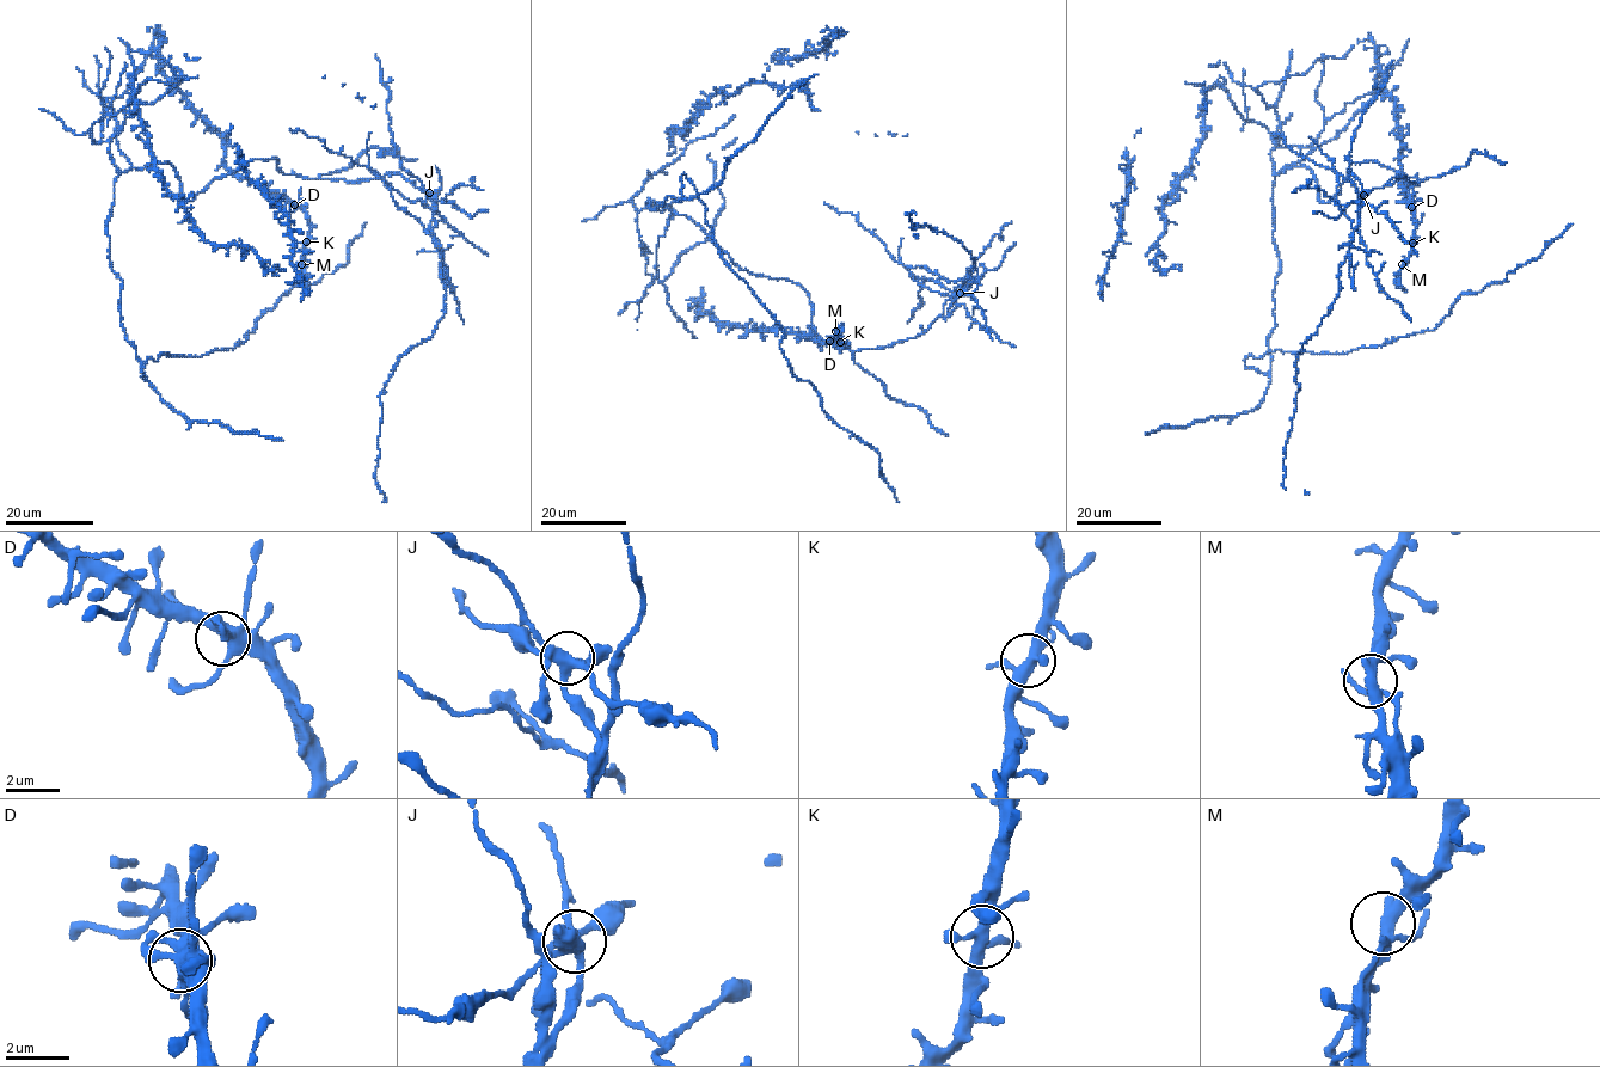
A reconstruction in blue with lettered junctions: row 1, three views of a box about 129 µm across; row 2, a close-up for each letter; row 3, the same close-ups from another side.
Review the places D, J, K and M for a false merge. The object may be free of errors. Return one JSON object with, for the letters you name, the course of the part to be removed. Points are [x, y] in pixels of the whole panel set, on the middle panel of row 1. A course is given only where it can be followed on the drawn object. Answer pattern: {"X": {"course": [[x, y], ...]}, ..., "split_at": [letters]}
{"split_at": ["J"]}

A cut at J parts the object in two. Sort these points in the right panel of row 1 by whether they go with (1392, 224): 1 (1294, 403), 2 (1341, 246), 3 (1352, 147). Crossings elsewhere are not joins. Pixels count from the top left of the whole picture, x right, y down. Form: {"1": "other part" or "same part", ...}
{"1": "same part", "2": "same part", "3": "same part"}

